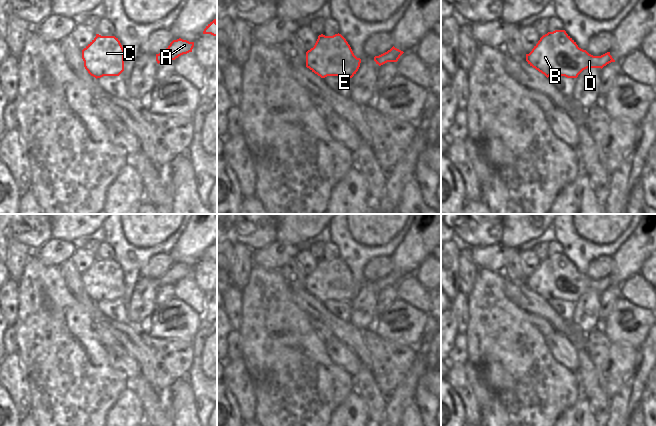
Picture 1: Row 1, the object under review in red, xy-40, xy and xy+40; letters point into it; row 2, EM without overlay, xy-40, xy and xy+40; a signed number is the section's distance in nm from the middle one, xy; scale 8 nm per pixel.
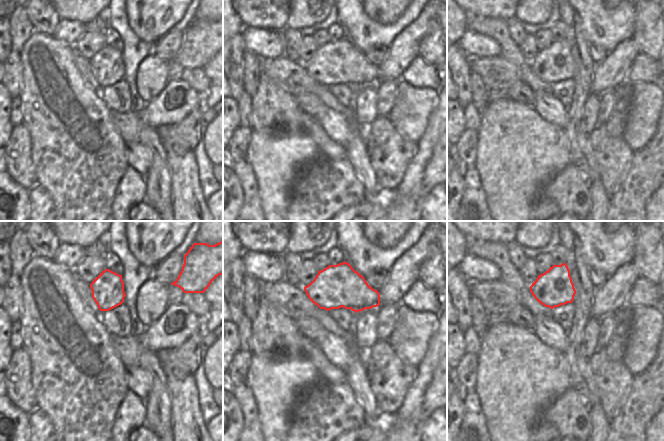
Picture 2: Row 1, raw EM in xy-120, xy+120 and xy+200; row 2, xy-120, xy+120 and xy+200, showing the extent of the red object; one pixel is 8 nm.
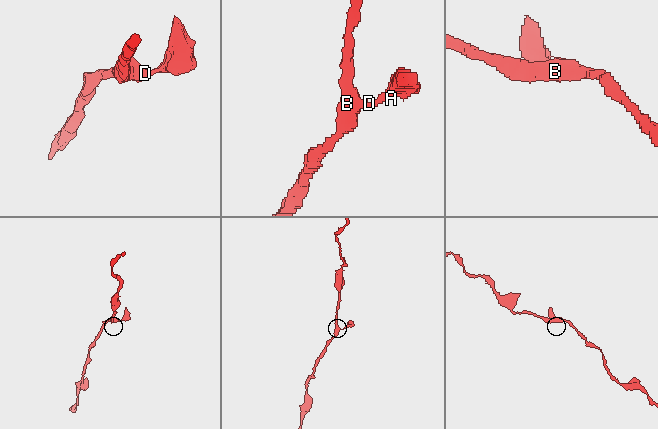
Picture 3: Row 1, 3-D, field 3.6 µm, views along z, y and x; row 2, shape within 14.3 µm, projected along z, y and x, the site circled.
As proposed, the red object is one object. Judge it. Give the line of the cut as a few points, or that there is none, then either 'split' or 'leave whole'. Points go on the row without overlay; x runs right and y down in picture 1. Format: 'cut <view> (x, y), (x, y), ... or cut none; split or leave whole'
cut none; leave whole

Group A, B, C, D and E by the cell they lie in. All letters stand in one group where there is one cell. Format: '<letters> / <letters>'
A B C D E

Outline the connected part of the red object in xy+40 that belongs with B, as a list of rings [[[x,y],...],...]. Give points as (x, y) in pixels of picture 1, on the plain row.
[[[555,254],[543,259],[529,278],[526,285],[530,290],[549,300],[577,302],[587,292],[603,292],[615,284],[607,276],[593,280],[578,271],[565,254]]]

